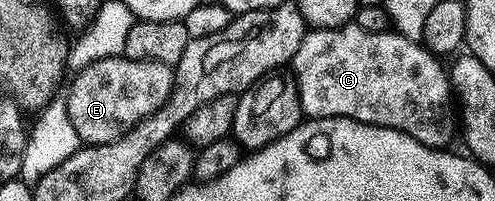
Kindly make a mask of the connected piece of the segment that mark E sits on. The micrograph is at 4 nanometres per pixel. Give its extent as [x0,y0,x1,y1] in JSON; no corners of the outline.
[64,54,173,145]

